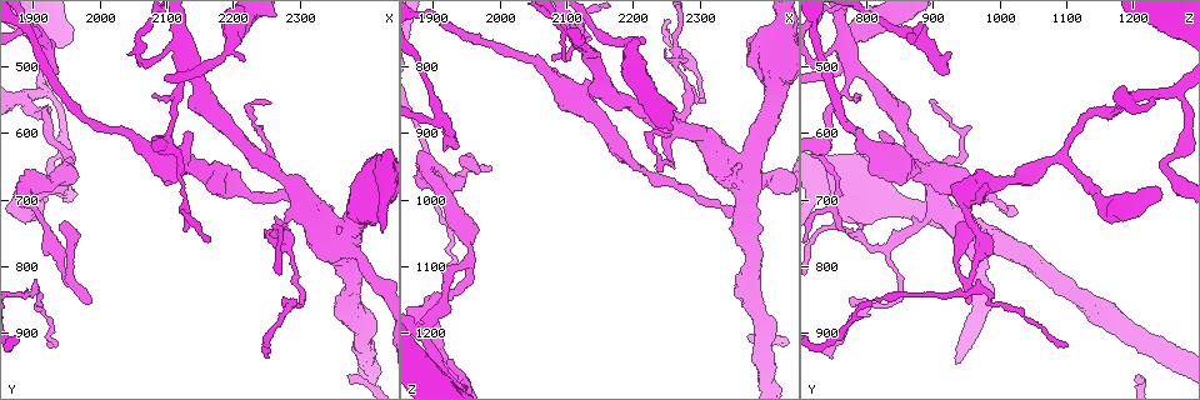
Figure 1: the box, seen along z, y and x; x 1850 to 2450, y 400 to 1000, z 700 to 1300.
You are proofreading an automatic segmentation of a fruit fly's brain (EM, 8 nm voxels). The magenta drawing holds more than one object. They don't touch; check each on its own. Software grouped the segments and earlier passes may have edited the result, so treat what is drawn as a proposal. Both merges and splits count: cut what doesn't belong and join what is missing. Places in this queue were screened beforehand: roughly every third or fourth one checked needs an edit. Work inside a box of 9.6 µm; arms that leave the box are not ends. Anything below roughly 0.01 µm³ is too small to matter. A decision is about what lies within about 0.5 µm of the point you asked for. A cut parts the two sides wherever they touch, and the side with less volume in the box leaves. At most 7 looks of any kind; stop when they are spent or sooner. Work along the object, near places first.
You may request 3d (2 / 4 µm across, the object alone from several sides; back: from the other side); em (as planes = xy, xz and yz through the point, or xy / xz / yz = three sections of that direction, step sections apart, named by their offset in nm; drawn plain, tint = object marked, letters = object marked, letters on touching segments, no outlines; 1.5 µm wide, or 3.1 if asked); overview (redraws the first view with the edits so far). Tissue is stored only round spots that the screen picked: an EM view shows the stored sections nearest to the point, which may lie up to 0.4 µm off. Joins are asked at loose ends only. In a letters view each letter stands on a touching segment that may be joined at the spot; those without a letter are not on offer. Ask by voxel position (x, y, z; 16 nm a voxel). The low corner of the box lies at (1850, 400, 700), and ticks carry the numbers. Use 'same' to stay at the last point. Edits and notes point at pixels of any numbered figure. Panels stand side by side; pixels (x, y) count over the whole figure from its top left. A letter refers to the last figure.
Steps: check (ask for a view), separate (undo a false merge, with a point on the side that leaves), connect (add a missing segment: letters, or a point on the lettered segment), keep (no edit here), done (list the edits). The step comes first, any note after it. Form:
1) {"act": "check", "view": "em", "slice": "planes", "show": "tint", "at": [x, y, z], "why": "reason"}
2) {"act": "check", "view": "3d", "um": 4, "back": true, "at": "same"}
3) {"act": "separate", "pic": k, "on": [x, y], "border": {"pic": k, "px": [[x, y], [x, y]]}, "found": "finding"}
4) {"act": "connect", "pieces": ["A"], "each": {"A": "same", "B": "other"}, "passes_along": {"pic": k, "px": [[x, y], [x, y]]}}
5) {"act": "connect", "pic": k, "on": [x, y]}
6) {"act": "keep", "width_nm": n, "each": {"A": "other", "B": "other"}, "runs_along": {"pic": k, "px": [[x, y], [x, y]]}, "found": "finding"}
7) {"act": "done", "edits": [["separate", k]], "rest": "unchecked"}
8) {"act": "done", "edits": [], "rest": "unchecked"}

{"act": "check", "view": "em", "slice": "xy", "step": 8, "show": "letters", "at": [2130, 745, 770], "why": "thin end"}

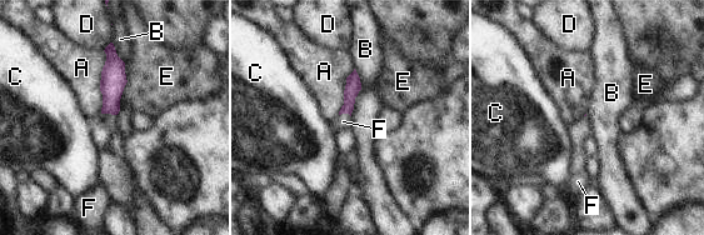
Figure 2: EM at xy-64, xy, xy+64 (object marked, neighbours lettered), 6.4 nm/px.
{"act": "check", "view": "em", "slice": "planes", "show": "letters", "at": "same"}

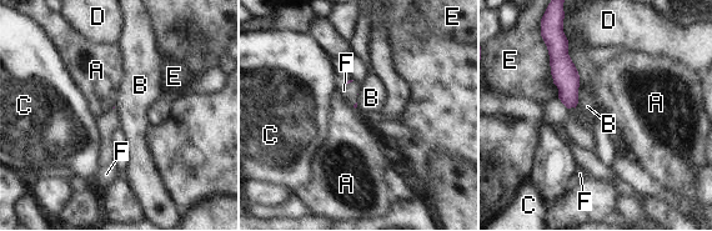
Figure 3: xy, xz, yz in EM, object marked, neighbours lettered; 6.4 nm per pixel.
{"act": "connect", "pieces": ["F"], "each": {"A": "other", "B": "other", "C": "other", "D": "other", "E": "other", "F": "same"}, "passes_along": {"pic": 3, "px": [[565, 75], [571, 106], [588, 122]]}, "found": "it goes on there"}

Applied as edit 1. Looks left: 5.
{"act": "check", "view": "overview", "why": "see it whole again"}

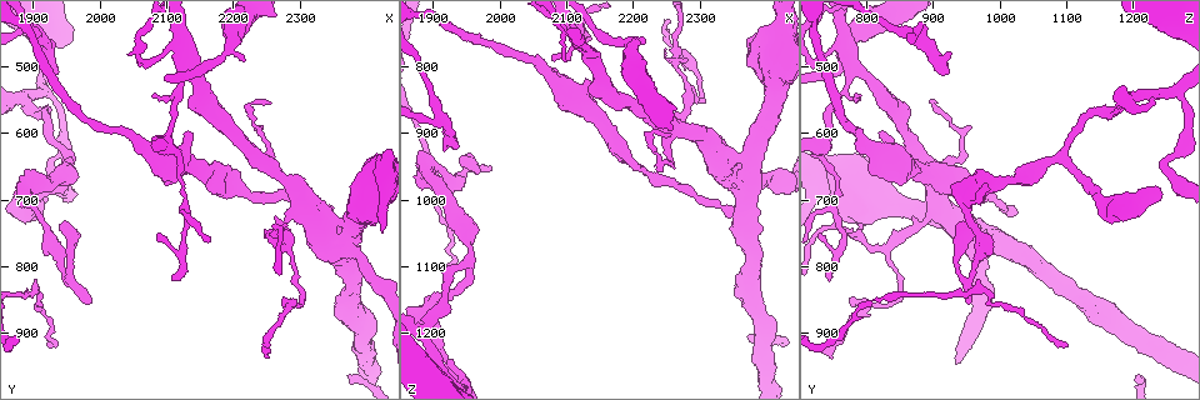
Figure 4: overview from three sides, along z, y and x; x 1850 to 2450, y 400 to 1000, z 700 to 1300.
{"act": "check", "view": "em", "slice": "xy", "step": 4, "show": "tint", "at": [1940, 510, 920], "why": "branch stops here"}

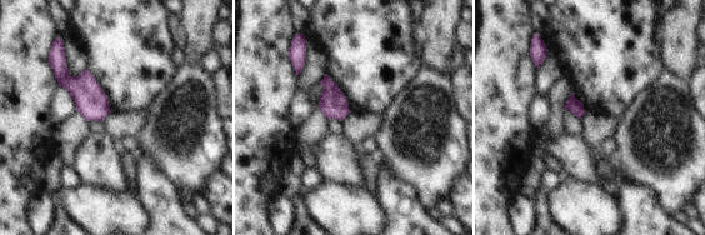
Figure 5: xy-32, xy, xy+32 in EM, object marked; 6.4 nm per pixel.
{"act": "check", "view": "em", "slice": "planes", "show": "letters", "at": "same", "why": "another direction"}

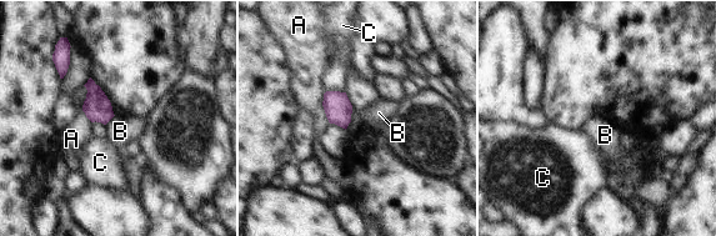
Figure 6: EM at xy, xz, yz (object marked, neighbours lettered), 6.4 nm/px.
{"act": "keep", "each": {"A": "other", "B": "other", "C": "other"}, "border": {"pic": 6, "px": [[353, 111], [351, 120], [345, 129]]}, "found": "no lettered segment goes on from it"}

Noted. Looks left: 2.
{"act": "done", "edits": [["connect", 3]], "rest": "unchecked"}

